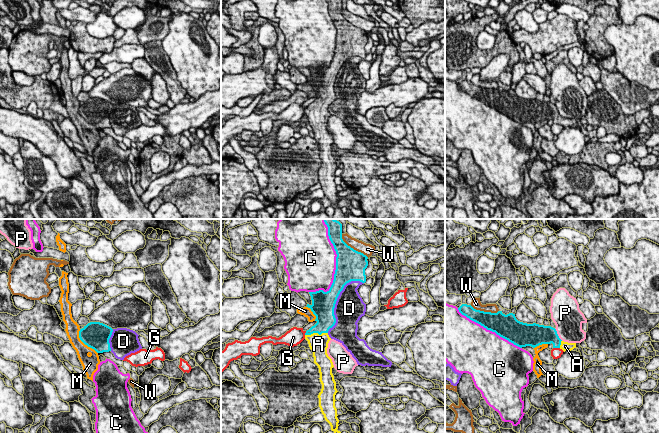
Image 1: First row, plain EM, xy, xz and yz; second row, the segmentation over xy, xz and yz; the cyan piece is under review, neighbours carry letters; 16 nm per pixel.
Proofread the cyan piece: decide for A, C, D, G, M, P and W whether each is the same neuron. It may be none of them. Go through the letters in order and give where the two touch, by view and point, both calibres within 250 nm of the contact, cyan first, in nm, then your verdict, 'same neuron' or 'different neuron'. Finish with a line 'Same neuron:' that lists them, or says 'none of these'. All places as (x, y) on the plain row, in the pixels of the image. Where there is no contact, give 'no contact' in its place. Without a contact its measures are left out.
A: contact xz (316, 108); calibres 280 and 300 nm; same neuron
C: contact xz (336, 42); calibres 480 and 480 nm; different neuron
D: contact xz (336, 76); calibres 380 and 480 nm; different neuron
G: contact yz (556, 123); calibres 280 and 170 nm; different neuron
M: contact xy (84, 119); calibres 440 and 220 nm; different neuron
P: contact yz (557, 110); calibres 300 and 420 nm; different neuron
W: contact xz (352, 24); calibres 460 and 190 nm; different neuron
Same neuron: A

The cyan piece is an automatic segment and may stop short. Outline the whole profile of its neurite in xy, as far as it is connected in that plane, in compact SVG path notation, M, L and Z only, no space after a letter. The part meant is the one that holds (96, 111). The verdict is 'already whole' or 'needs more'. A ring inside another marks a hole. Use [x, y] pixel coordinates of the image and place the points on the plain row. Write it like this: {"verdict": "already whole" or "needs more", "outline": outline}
{"verdict": "already whole", "outline": "M90 98L79 107L80 116L97 129L111 127L109 115L113 105L100 98Z"}

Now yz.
{"verdict": "needs more", "outline": "M462 80L458 86L470 96L480 100L487 106L495 108L520 124L526 122L535 124L542 120L551 119L553 124L560 124L564 128L576 124L576 119L562 117L555 104L536 99L527 100L520 98L513 89L505 91L502 87L497 89L484 88L476 86L467 80Z"}

